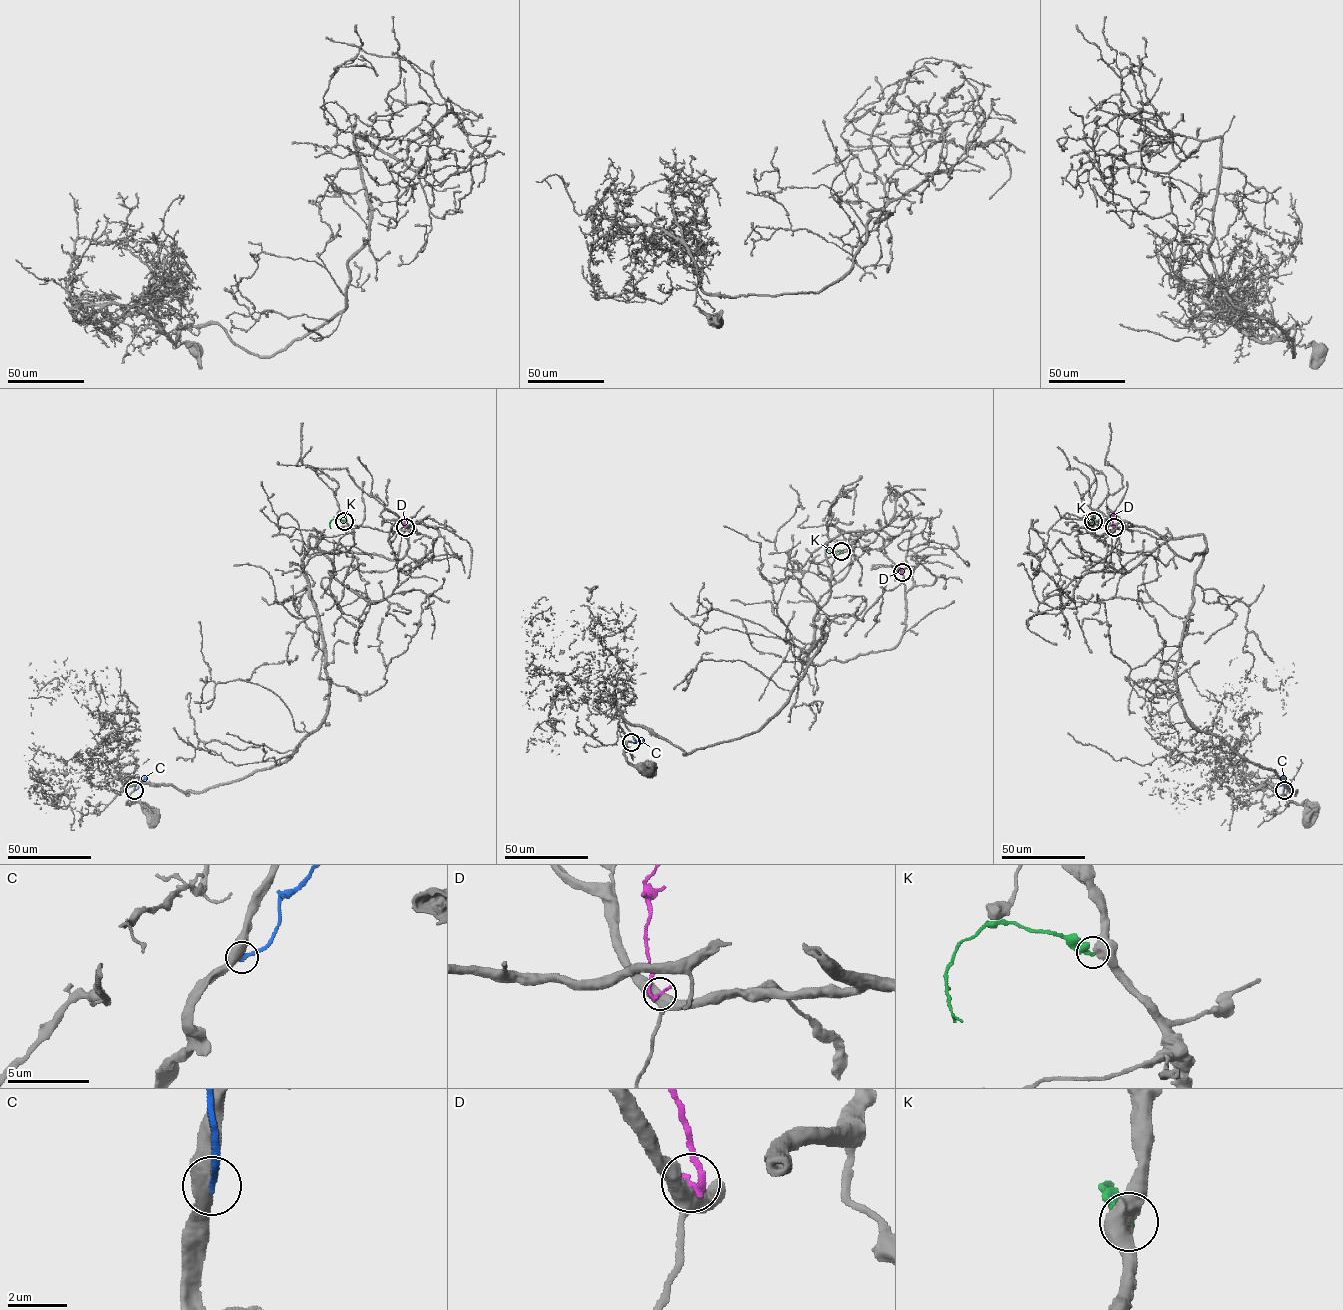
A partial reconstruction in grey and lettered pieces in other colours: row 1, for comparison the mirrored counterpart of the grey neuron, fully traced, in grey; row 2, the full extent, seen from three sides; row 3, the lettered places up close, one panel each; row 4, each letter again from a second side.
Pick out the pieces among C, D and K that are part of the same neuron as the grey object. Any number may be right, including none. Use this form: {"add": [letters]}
{"add": []}

